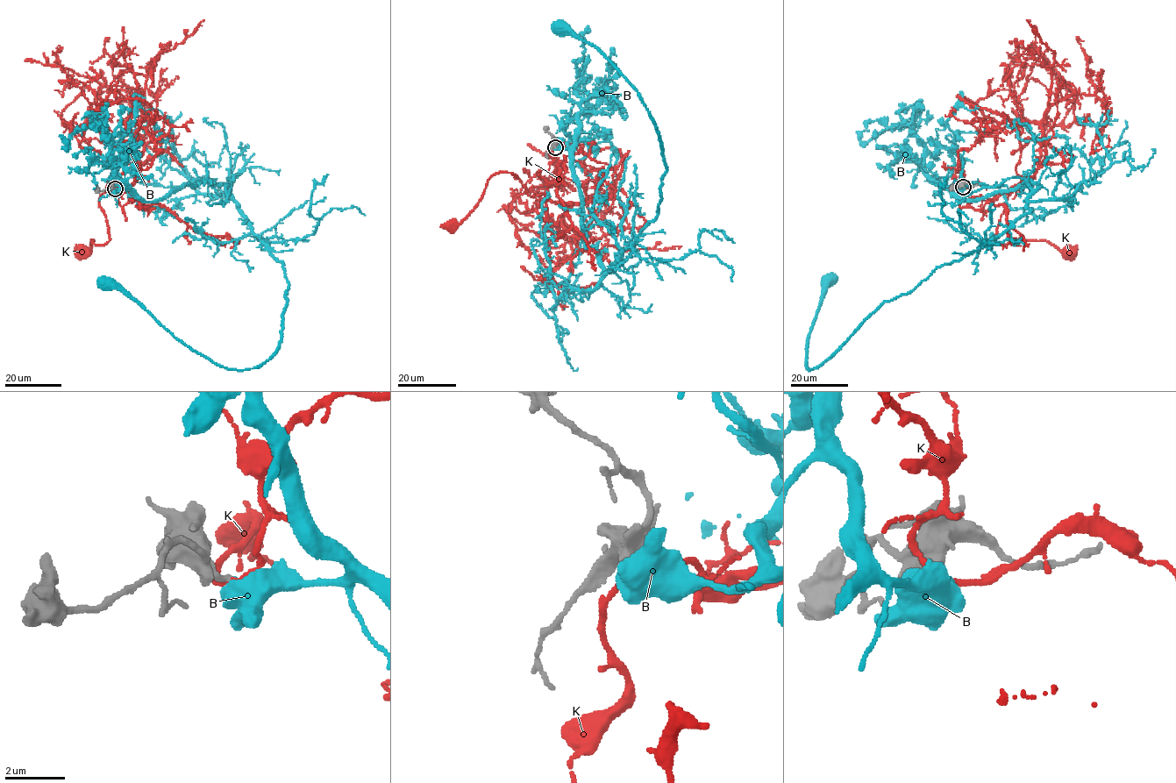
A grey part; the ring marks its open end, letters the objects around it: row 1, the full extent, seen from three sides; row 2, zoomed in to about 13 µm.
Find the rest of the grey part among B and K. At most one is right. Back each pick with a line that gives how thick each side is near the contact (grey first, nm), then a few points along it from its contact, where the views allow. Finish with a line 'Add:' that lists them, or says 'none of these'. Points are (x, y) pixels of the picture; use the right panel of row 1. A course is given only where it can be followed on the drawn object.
B: Thickness 320 nm (grey) against 800 nm. Its course: (962, 187), (956, 195), (977, 200), (1039, 186), (1030, 211), (882, 303), (808, 369), (830, 275)
Add: B

